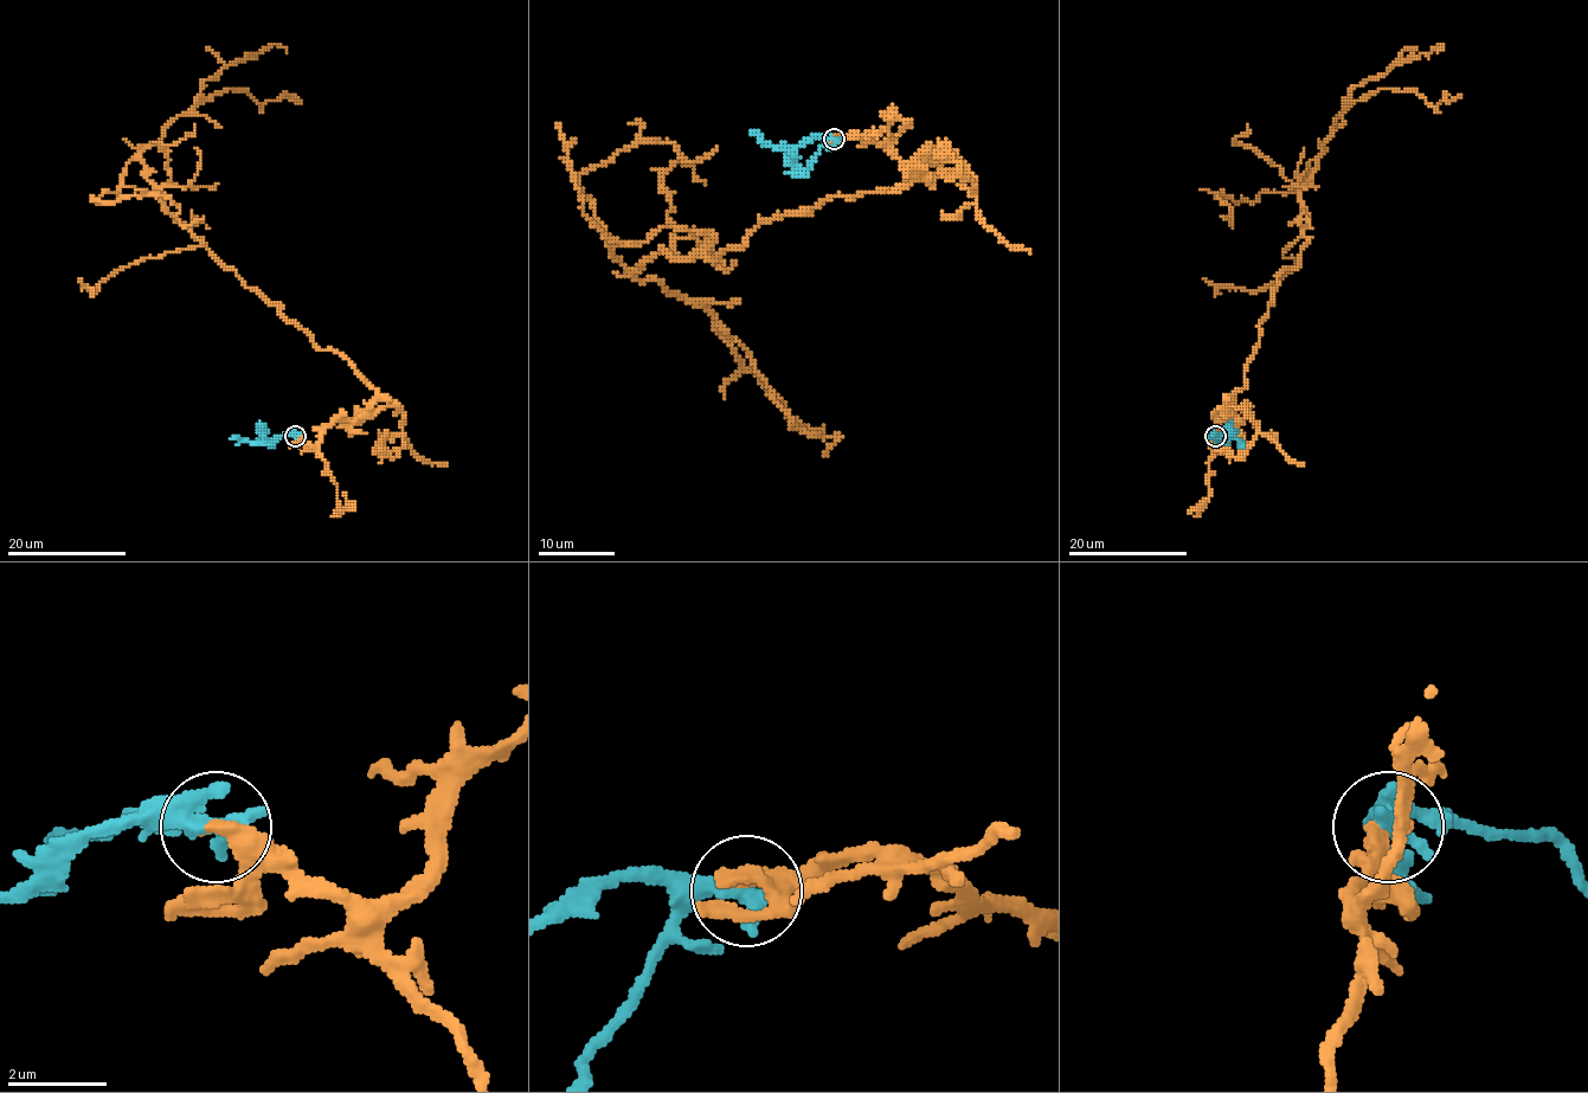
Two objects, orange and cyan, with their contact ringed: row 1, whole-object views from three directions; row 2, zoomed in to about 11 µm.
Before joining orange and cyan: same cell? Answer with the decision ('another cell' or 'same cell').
same cell

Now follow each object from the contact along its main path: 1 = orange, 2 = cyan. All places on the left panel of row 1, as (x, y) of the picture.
1: (295, 435), (315, 444), (375, 389), (181, 225), (140, 155), (227, 88), (262, 107), (299, 100), (285, 96)
2: (295, 435), (276, 436), (269, 444), (229, 439)

